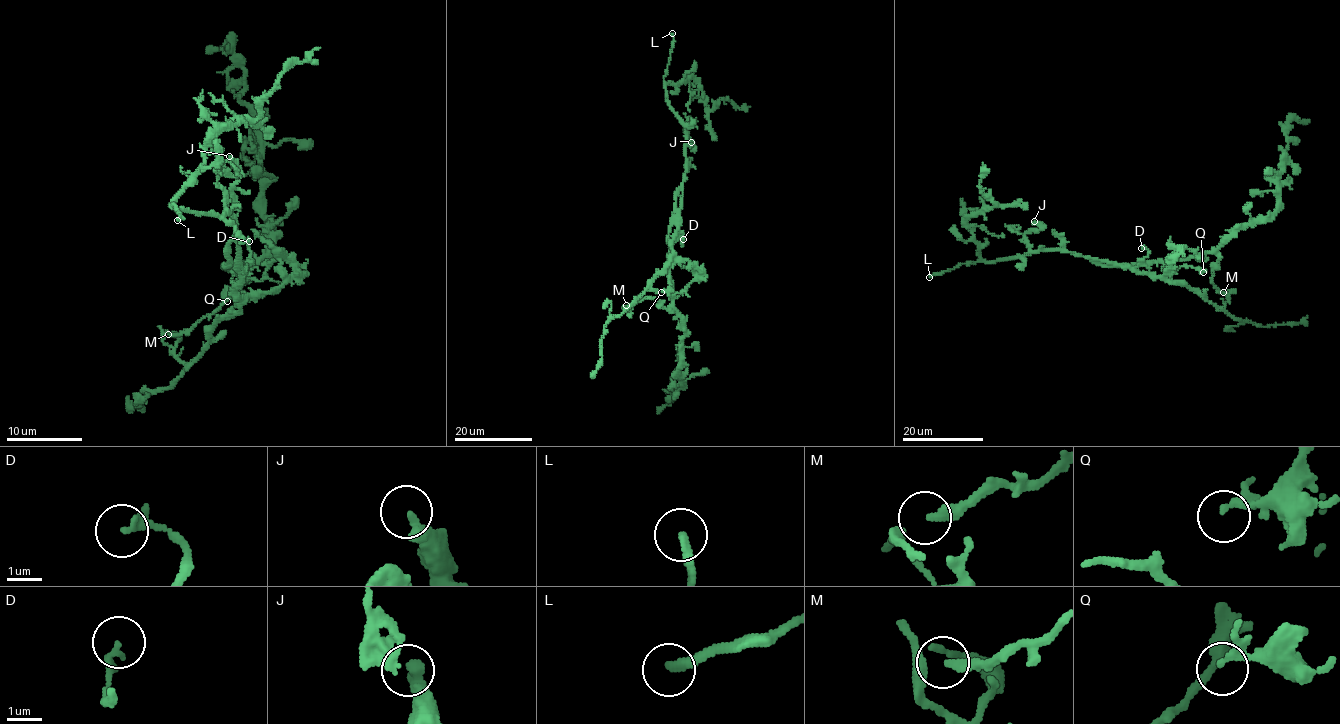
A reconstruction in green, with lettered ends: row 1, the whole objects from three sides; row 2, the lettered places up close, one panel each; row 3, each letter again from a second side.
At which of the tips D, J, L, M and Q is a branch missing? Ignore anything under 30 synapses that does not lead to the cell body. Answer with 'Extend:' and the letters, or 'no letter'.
Extend: L

